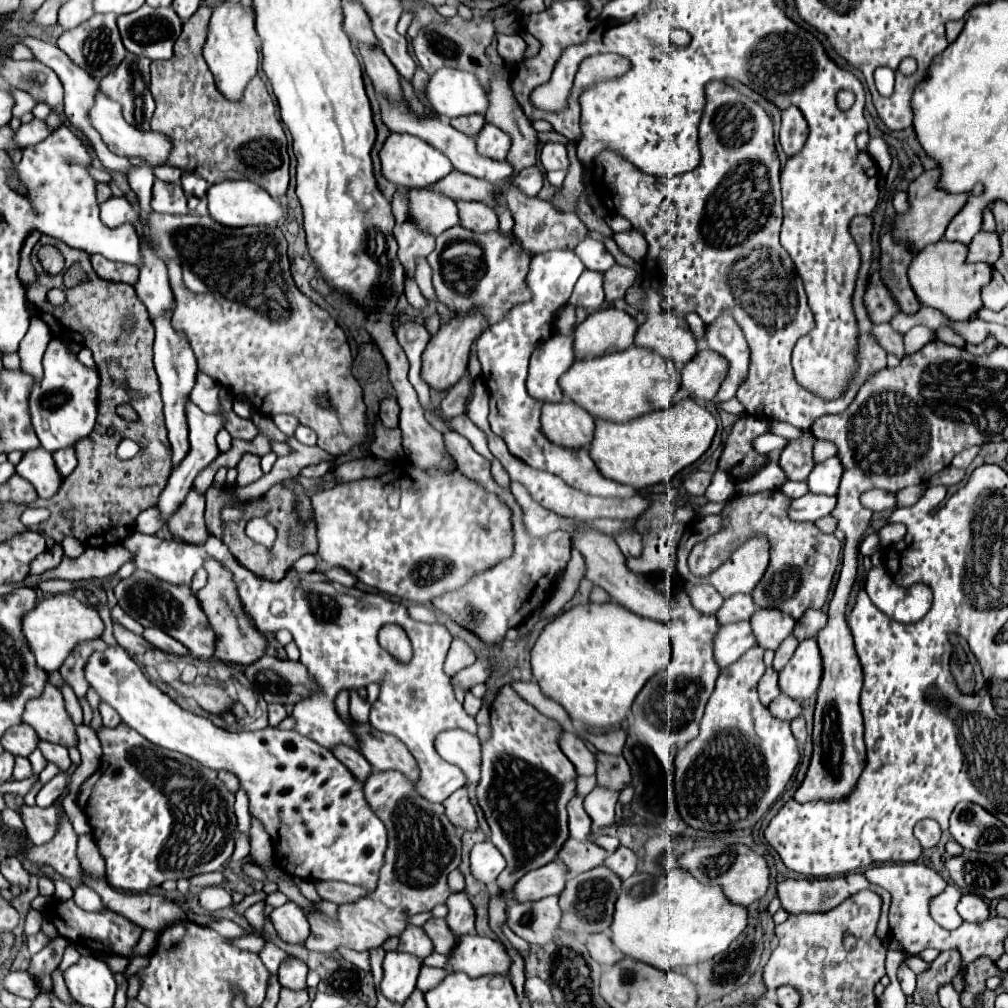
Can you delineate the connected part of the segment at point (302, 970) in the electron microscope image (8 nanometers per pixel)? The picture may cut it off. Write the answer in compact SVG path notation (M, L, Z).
M296 958L284 960L278 970L280 984L290 990L306 990L306 974L308 974L308 966Z

